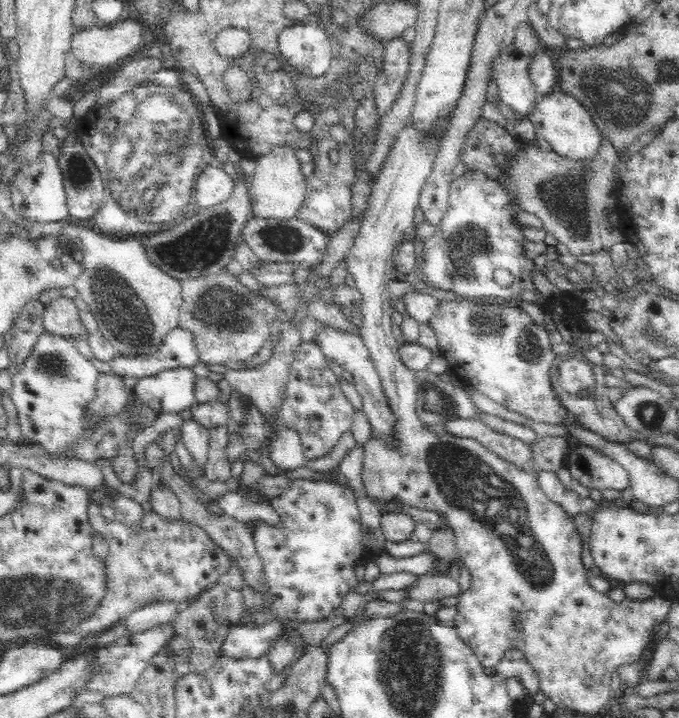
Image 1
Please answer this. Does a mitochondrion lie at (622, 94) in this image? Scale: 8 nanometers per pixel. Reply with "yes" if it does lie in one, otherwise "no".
yes

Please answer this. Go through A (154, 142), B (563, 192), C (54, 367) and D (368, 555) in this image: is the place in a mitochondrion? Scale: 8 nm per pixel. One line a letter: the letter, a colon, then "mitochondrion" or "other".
A: mitochondrion
B: mitochondrion
C: mitochondrion
D: other

